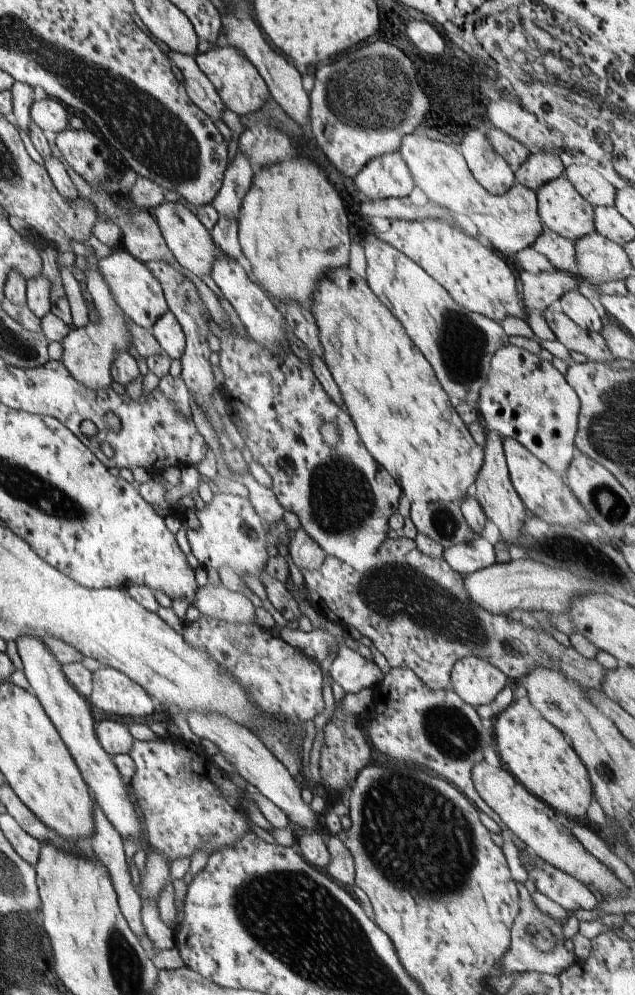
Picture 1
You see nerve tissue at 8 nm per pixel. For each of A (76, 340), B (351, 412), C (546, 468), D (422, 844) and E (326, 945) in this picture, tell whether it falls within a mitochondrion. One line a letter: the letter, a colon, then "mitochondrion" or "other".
A: other
B: other
C: other
D: mitochondrion
E: mitochondrion

